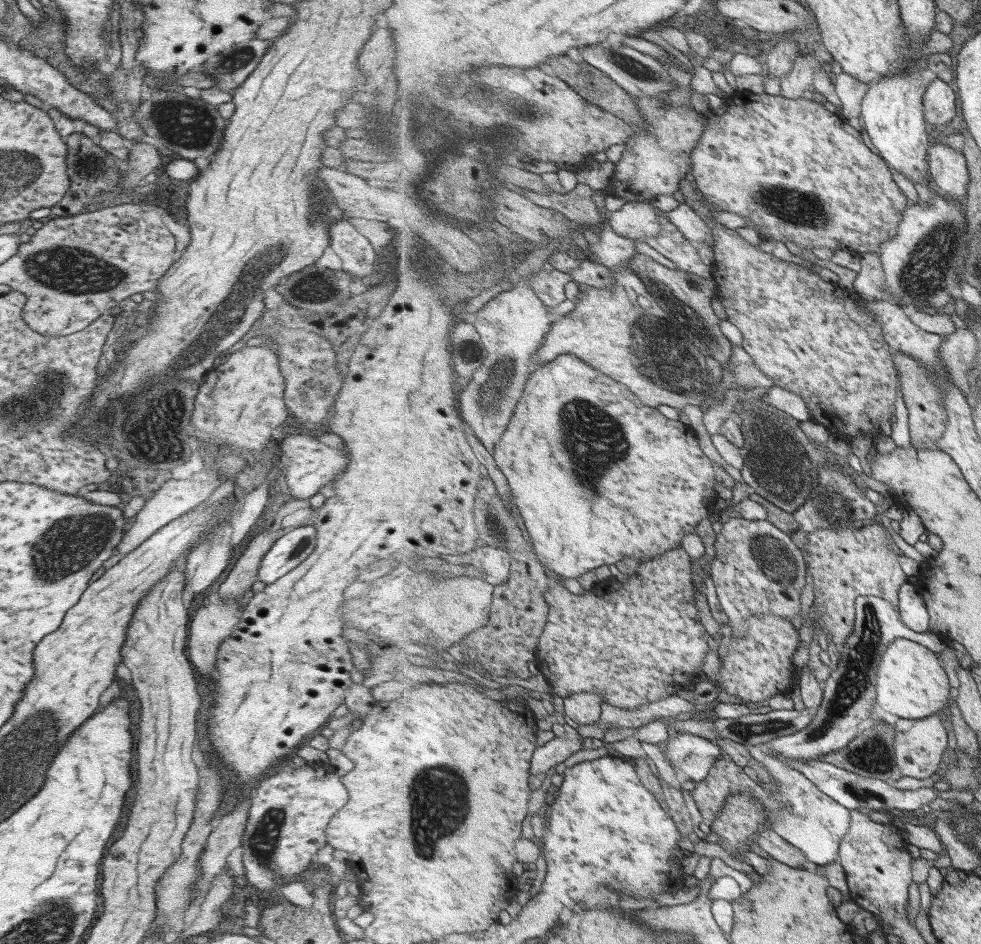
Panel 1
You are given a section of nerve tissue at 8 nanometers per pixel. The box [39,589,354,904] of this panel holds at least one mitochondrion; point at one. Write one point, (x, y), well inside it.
(262, 844)

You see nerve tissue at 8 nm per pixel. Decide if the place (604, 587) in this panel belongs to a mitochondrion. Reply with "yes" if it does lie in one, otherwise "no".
no

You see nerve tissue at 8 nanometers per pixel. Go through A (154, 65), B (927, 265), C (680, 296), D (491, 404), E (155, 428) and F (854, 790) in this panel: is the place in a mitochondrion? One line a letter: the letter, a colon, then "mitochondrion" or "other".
A: other
B: mitochondrion
C: mitochondrion
D: mitochondrion
E: mitochondrion
F: mitochondrion

